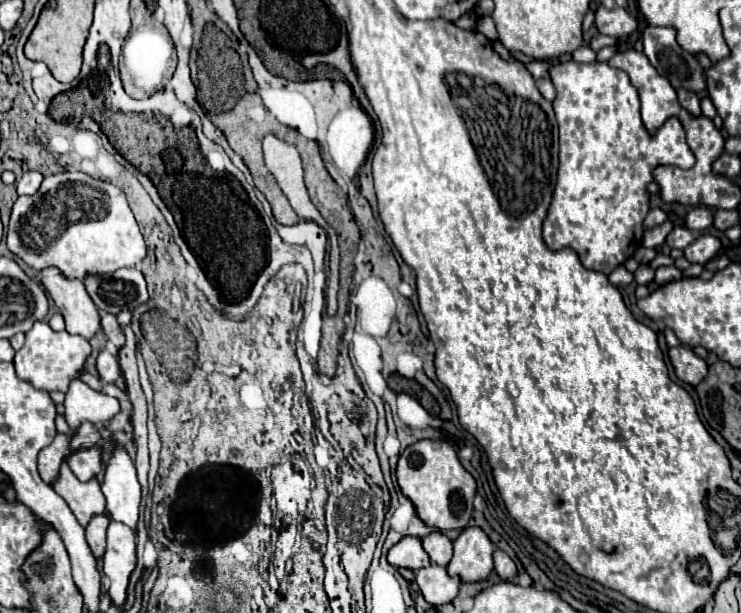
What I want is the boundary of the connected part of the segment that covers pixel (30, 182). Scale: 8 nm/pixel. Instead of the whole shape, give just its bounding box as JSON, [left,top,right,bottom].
[16,171,44,195]

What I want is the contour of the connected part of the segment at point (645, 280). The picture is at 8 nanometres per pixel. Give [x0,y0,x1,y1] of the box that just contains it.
[634,265,654,285]

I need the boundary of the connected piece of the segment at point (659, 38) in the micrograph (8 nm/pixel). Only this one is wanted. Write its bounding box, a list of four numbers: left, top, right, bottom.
[642,27,706,93]

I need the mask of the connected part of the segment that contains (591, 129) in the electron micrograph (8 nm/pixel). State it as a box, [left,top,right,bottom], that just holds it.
[544,63,694,275]

